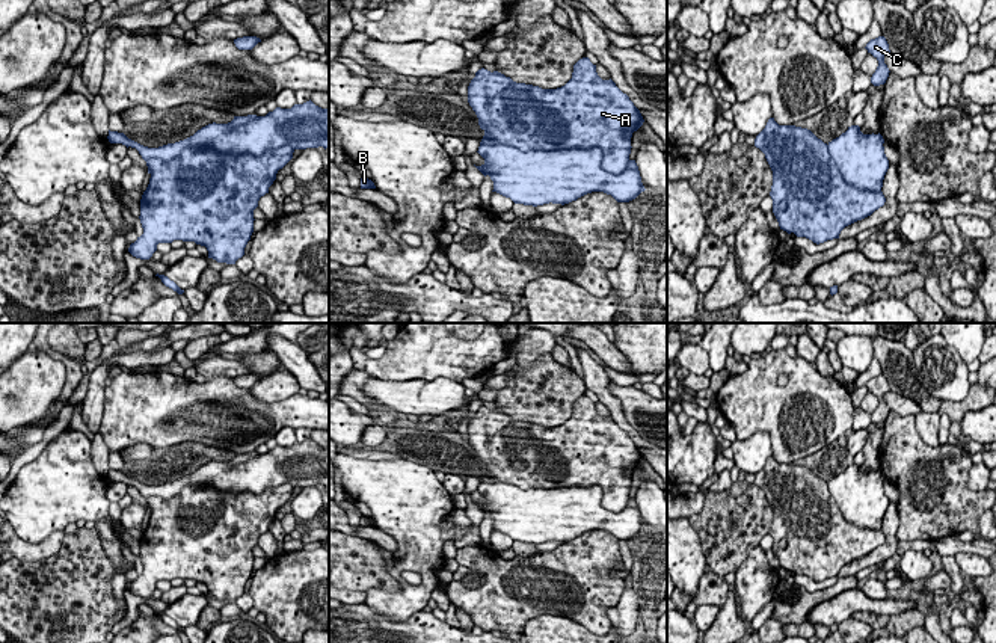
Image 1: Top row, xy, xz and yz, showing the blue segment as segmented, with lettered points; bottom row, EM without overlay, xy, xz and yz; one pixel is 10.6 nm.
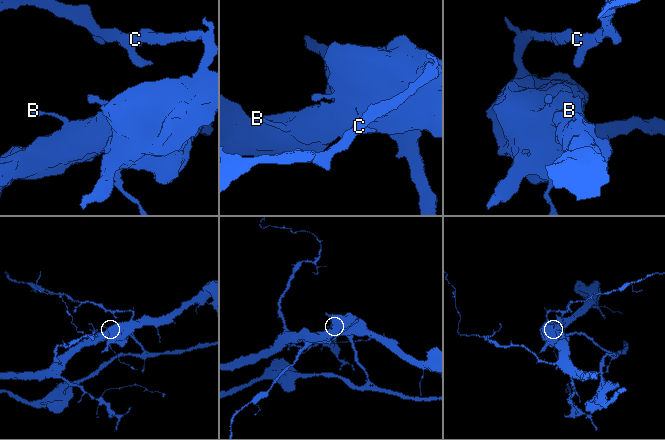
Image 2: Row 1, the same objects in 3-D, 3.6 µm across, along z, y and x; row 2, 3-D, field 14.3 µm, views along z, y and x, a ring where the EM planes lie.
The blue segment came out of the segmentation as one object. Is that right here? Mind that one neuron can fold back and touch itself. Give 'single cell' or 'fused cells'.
single cell

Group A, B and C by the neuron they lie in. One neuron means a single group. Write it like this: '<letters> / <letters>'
A B C

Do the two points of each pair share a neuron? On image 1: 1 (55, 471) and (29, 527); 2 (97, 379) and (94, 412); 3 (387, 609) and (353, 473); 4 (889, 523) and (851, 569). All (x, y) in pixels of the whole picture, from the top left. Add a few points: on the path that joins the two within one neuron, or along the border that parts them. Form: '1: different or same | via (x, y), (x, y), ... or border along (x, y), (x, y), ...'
1: same | via (55, 485), (35, 506), (33, 513)
2: same | via (97, 387), (94, 405)
3: same | via (399, 575), (408, 557), (408, 527), (387, 506)
4: same | via (889, 538), (889, 544), (877, 556), (866, 560)

